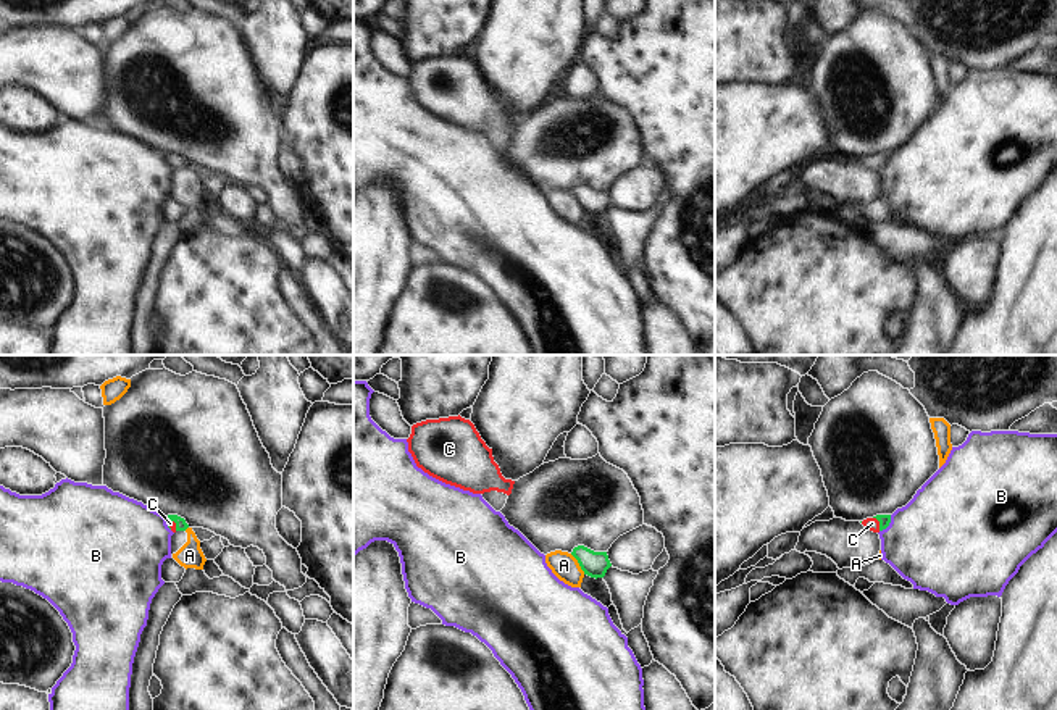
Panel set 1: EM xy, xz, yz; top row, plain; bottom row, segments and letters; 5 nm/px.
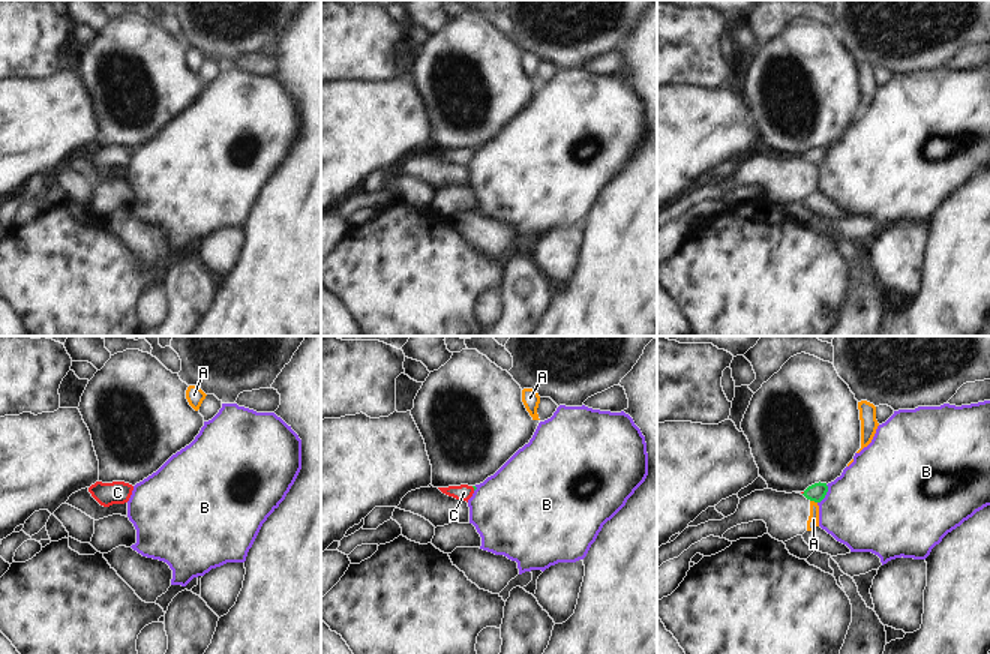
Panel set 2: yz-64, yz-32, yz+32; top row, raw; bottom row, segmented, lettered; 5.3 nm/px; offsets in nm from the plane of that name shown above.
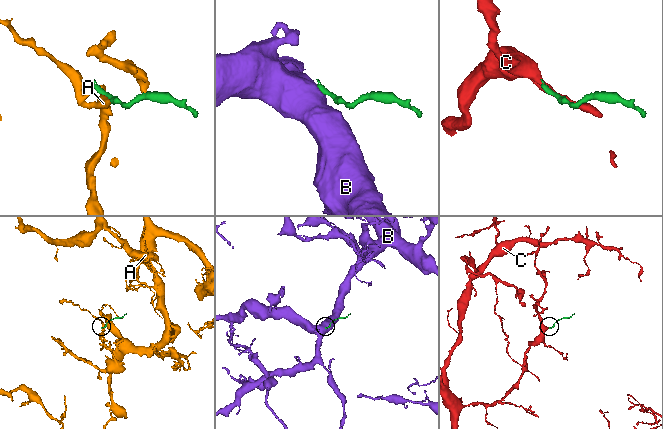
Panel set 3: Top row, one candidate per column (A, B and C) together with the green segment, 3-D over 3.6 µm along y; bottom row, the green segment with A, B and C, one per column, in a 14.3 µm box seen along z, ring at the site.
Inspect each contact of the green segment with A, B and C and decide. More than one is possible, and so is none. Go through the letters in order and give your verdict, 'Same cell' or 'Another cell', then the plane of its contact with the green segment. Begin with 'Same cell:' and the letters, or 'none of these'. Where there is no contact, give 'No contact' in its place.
Same cell: C
A: Another cell. Touches green in xz
B: Another cell. Touches green in yz
C: Same cell. Touches green in yz.

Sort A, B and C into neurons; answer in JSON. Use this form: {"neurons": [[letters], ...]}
{"neurons": [["A"], ["B"], ["C"]]}

